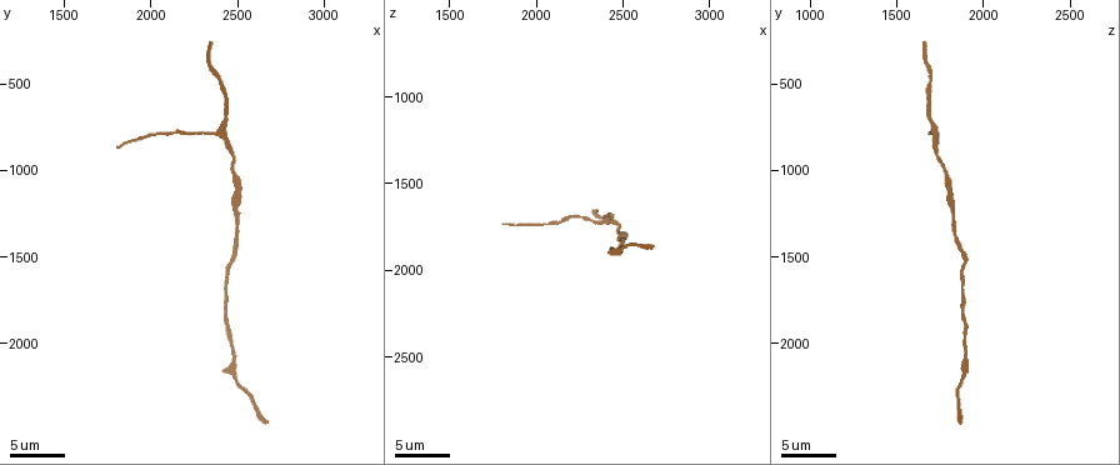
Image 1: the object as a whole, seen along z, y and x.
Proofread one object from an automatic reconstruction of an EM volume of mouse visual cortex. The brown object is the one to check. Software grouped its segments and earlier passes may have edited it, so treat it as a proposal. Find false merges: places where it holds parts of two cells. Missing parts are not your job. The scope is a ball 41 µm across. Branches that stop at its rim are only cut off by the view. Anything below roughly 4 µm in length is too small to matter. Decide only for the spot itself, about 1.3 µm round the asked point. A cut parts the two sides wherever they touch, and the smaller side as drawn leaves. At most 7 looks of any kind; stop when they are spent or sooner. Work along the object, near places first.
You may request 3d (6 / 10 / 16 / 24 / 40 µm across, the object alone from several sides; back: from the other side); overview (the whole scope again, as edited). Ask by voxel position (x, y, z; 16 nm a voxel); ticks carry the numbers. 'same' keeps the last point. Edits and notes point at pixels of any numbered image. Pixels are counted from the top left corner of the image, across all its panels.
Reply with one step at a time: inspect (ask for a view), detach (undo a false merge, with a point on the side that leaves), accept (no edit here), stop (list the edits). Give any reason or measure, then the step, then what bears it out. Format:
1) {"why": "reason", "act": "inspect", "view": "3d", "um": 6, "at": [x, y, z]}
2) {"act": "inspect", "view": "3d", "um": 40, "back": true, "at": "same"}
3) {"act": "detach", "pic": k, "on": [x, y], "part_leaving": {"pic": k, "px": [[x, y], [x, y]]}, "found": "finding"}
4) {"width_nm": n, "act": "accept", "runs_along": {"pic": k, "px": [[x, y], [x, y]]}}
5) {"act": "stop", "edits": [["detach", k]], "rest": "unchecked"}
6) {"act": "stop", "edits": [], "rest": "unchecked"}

{"why": "thin neck", "act": "inspect", "view": "3d", "um": 6, "at": [2420, 1680, 1900]}

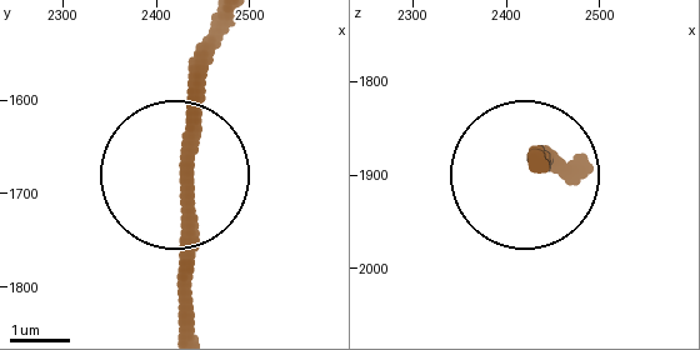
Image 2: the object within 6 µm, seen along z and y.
{"act": "accept", "runs_along": {"pic": 2, "px": [[225, 20], [185, 184], [185, 319]]}, "found": "all the same cell"}

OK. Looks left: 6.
{"why": "calibre changes", "act": "inspect", "view": "3d", "um": 16, "at": [2480, 2060, 1900]}

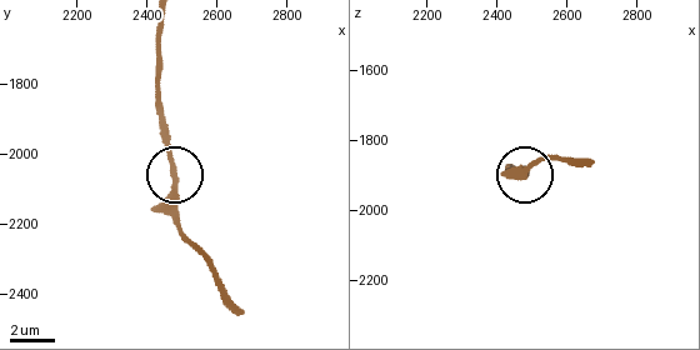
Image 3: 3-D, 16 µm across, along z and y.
{"width_nm": 240, "act": "accept", "runs_along": {"pic": 3, "px": [[164, 23], [158, 101], [180, 234]]}, "found": "all the same cell"}

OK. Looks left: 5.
{"why": "a fork", "act": "inspect", "view": "3d", "um": 10, "at": [2380, 800, 1740]}

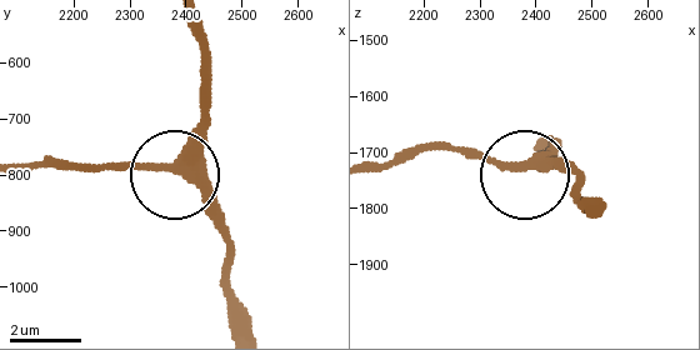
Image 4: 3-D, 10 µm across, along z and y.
{"act": "inspect", "view": "3d", "um": 6, "at": [2375, 790, 1725]}

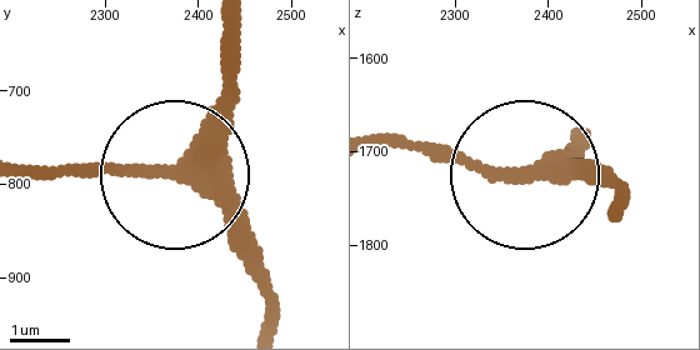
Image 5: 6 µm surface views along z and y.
{"width_nm": 280, "act": "accept", "found": "continuous, no second cell"}

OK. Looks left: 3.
{"act": "inspect", "view": "3d", "um": 10, "at": [2500, 1060, 1780]}

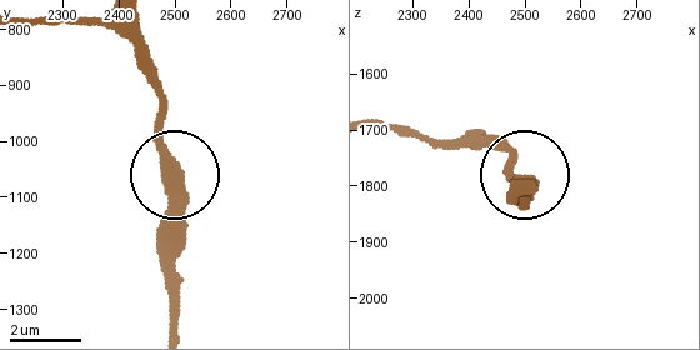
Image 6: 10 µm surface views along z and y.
{"act": "accept", "runs_along": {"pic": 6, "px": [[173, 328], [164, 83]]}, "found": "continuous, no second cell"}

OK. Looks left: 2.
{"act": "stop", "edits": [], "rest": "unchecked"}

